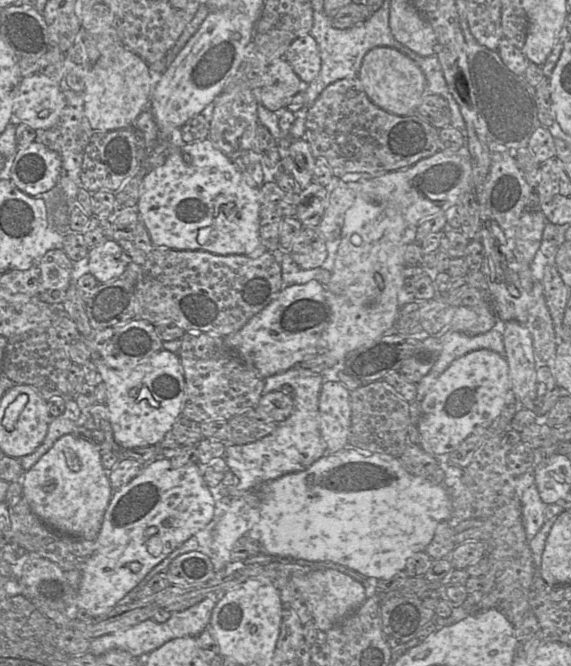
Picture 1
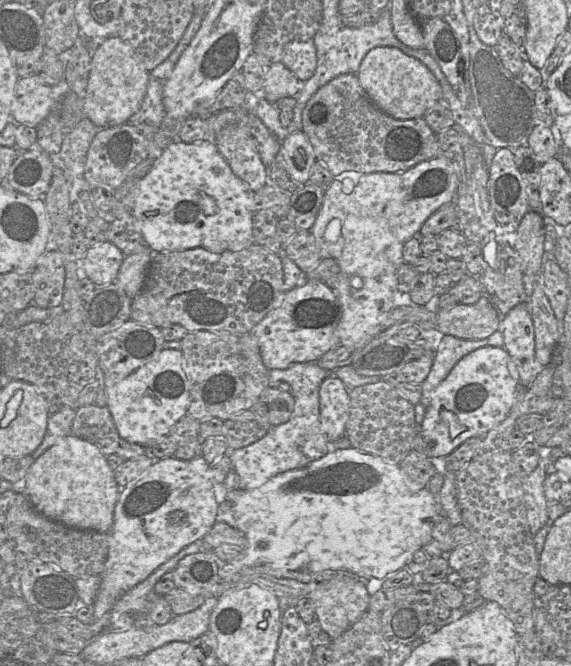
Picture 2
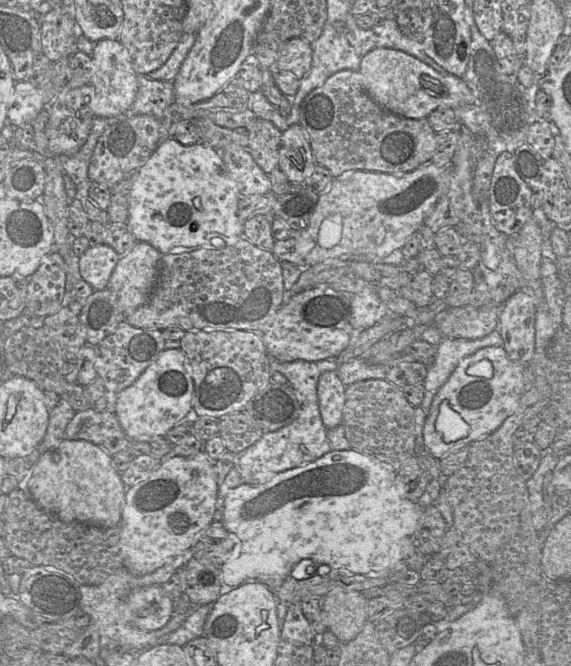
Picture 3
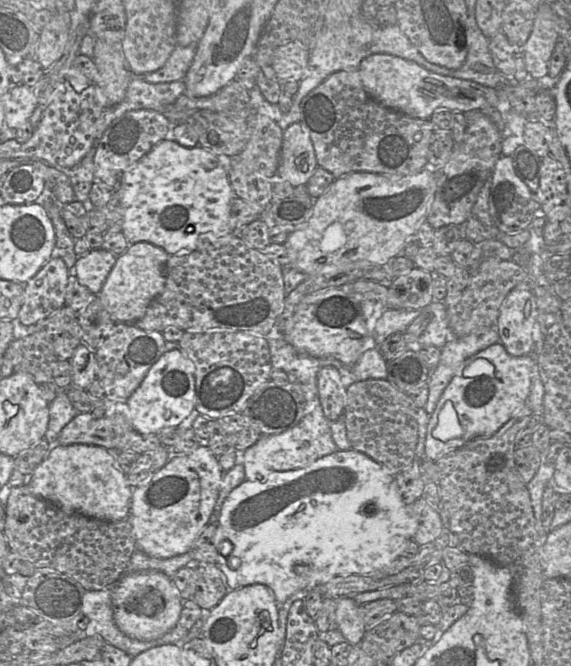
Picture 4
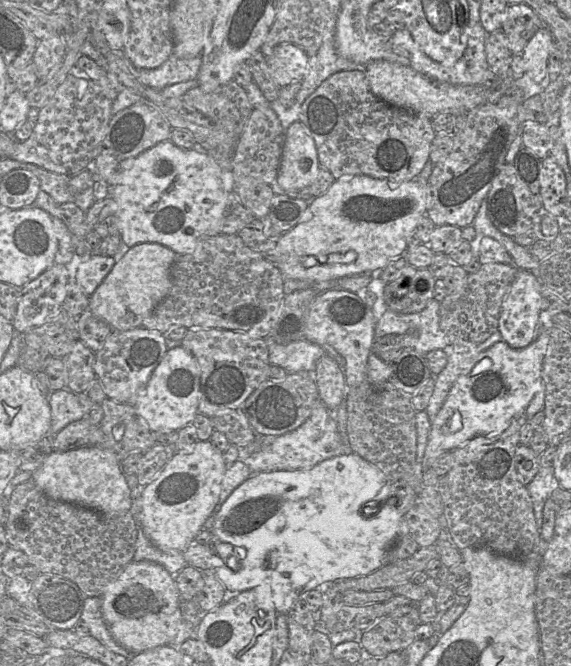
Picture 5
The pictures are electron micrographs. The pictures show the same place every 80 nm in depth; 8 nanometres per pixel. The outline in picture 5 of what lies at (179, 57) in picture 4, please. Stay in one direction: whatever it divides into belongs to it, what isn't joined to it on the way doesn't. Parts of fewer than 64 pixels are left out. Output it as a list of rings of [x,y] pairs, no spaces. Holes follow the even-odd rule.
[[[171,54],[159,67],[137,69],[138,80],[145,86],[161,90],[169,85],[188,80],[196,80],[202,63],[201,55],[190,59],[181,59]]]

